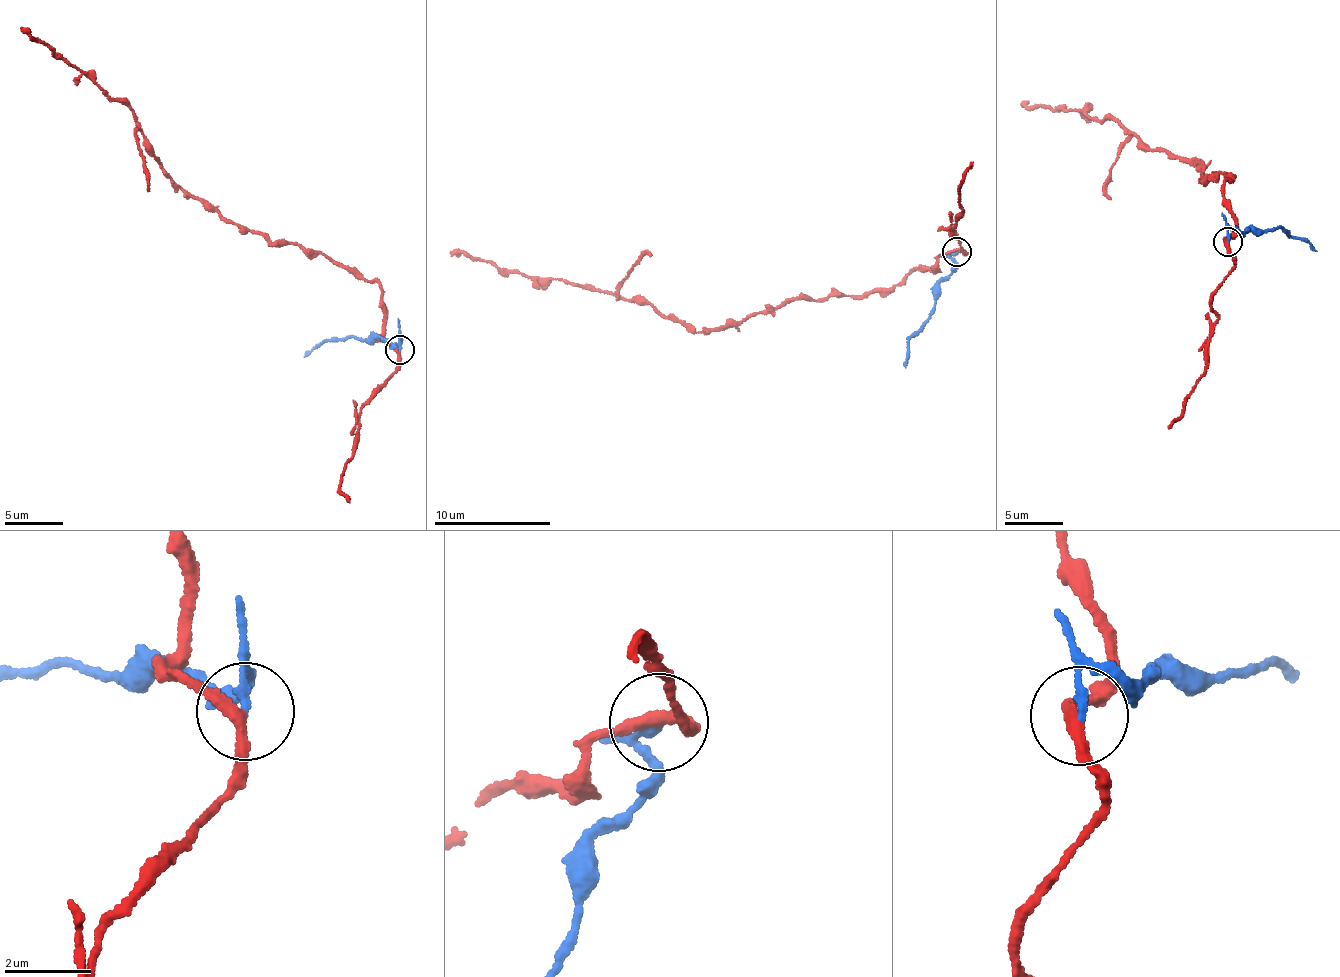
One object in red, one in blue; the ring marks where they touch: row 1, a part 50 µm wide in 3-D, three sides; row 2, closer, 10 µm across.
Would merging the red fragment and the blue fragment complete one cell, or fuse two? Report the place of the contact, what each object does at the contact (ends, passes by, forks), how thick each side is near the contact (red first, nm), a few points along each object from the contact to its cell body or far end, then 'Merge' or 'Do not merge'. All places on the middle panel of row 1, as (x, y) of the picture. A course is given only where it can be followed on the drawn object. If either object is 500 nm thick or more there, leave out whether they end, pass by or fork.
Place: (957, 252). At the ring red passes by. At the ring blue ends. Thickness 260 nm (red) against 180 nm. Course of red: (957, 251), (932, 272), (888, 287), (796, 296), (697, 332), (594, 288), (451, 251). Course of blue: (957, 251), (954, 271), (940, 283), (933, 314), (907, 342), (906, 366). Do not merge

